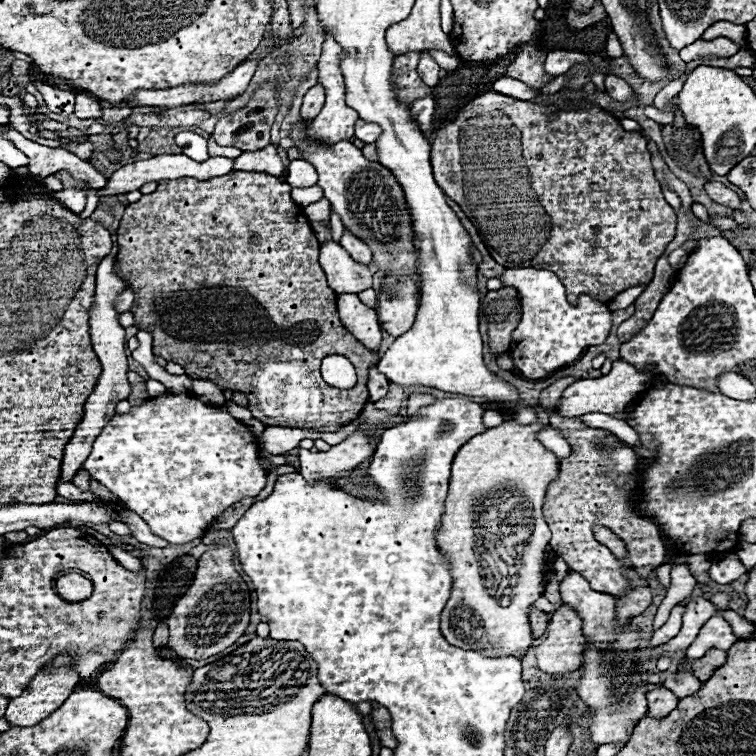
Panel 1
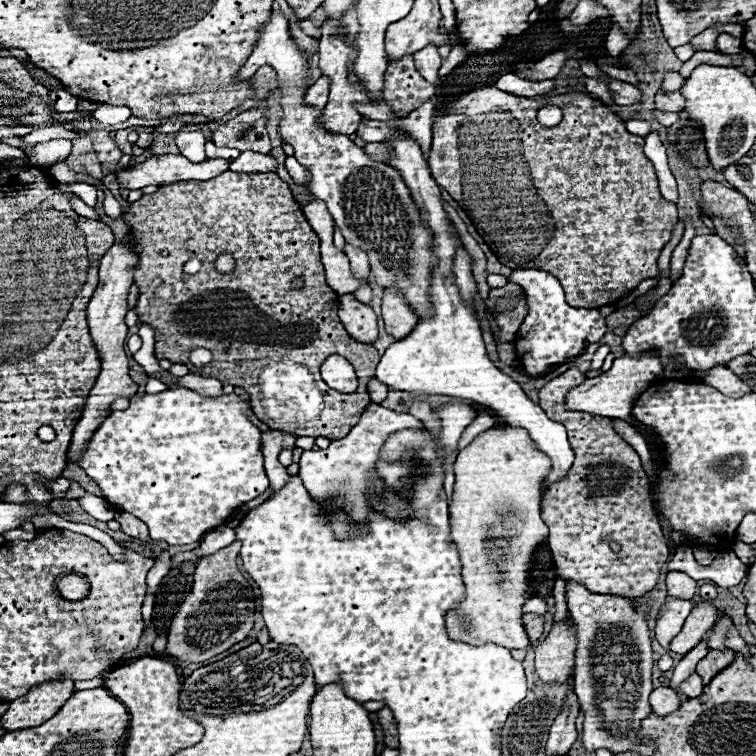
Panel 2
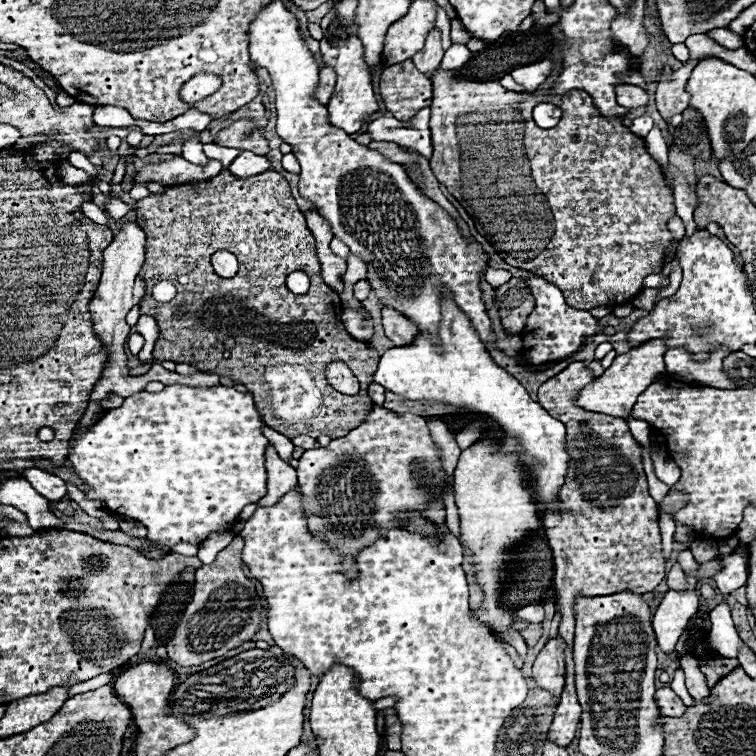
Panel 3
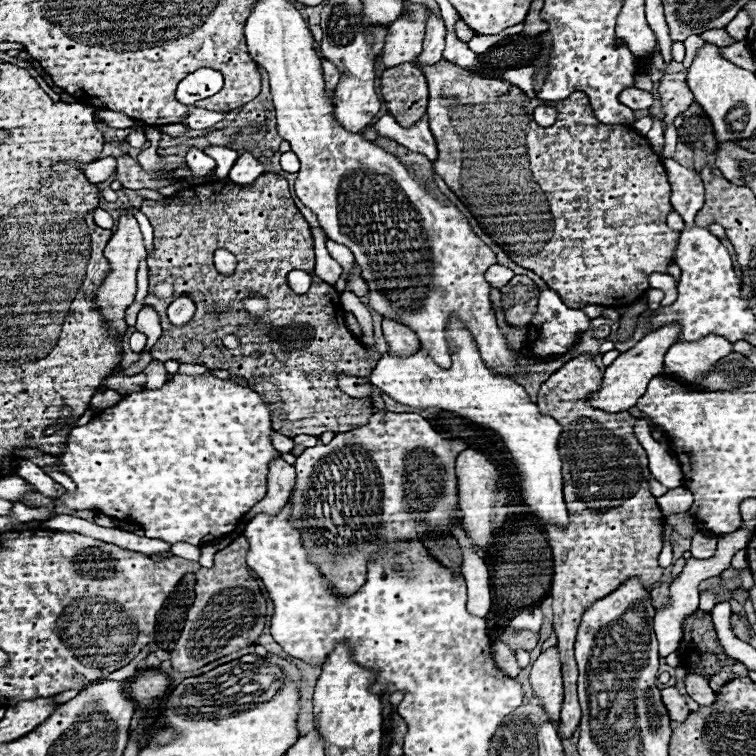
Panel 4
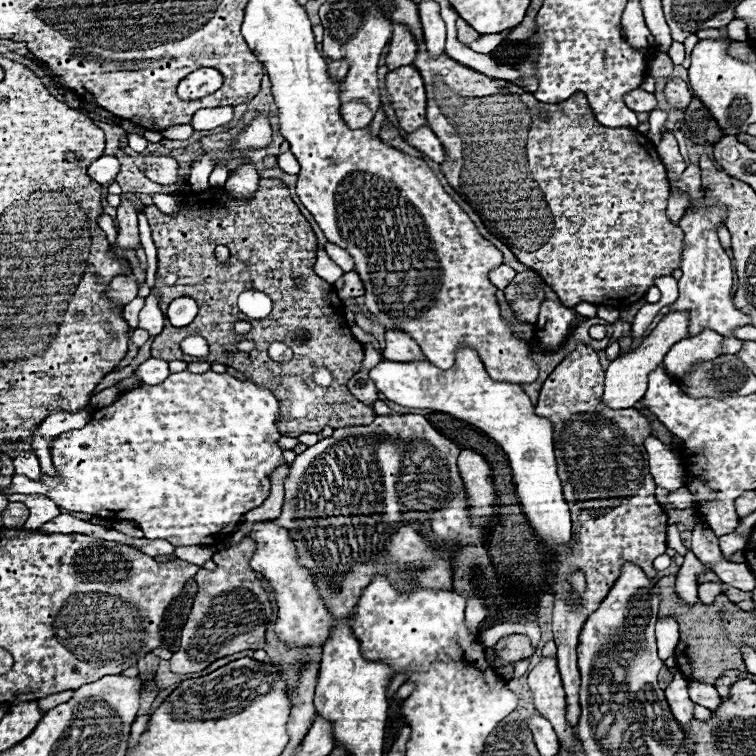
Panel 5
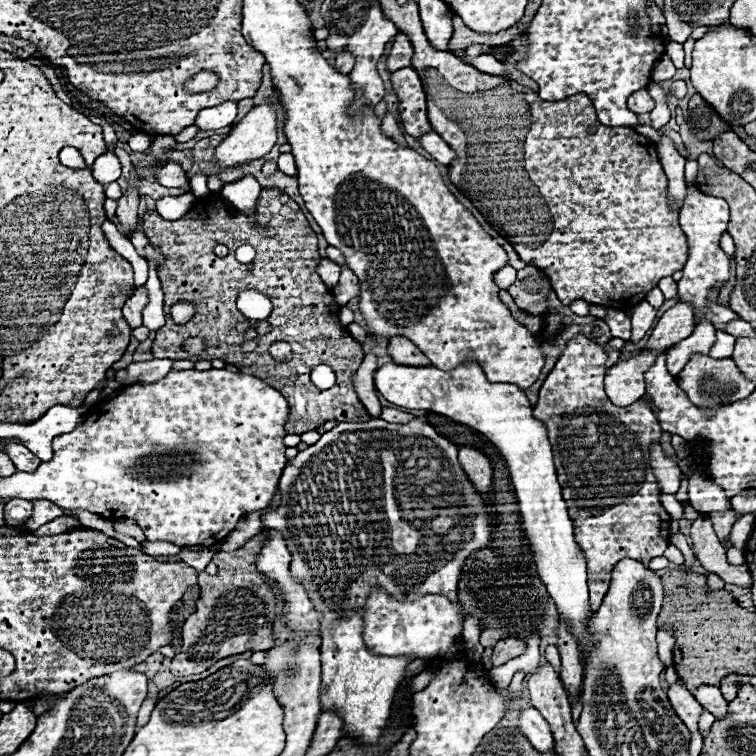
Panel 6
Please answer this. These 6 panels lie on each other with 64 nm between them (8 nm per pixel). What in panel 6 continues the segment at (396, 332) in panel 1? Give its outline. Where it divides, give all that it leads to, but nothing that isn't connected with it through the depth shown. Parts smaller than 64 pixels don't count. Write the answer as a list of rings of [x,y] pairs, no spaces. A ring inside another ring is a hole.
[[[394,336],[392,340],[388,340],[388,354],[396,364],[430,366],[430,360],[416,348],[416,344],[404,340],[404,336]]]

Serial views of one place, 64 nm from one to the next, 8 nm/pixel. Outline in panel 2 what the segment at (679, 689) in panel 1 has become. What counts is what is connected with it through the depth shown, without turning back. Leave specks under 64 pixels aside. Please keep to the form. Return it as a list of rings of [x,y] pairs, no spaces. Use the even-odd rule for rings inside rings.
[[[692,674],[690,678],[686,678],[686,680],[680,684],[680,690],[682,690],[682,694],[686,694],[686,696],[690,696],[690,698],[700,696],[702,690],[704,690],[702,678],[700,678],[698,674]]]

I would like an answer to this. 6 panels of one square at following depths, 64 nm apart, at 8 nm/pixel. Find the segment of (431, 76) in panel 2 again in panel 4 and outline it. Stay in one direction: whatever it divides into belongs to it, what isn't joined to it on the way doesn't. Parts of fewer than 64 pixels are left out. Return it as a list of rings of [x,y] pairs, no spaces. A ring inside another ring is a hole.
[[[430,14],[426,22],[426,38],[424,38],[424,50],[422,54],[414,60],[418,68],[424,64],[436,64],[436,60],[442,60],[442,50],[444,50],[444,36],[446,28],[442,20],[438,20],[434,14]]]

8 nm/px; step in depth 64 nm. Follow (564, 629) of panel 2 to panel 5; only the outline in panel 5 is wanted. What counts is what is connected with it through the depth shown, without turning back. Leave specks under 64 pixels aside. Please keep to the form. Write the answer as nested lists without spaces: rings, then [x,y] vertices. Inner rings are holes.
[[[542,658],[530,672],[528,684],[534,692],[534,704],[544,718],[548,718],[558,734],[562,748],[572,748],[576,744],[574,730],[566,722],[566,696],[562,690],[556,658]]]

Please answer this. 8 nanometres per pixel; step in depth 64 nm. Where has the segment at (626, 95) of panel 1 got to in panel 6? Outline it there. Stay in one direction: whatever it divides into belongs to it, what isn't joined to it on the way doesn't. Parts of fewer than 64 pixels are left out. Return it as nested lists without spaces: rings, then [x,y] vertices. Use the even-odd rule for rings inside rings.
[[[640,90],[640,92],[634,92],[632,96],[628,96],[628,108],[632,112],[636,112],[636,114],[650,112],[654,106],[656,106],[656,102],[648,94],[648,90]]]

